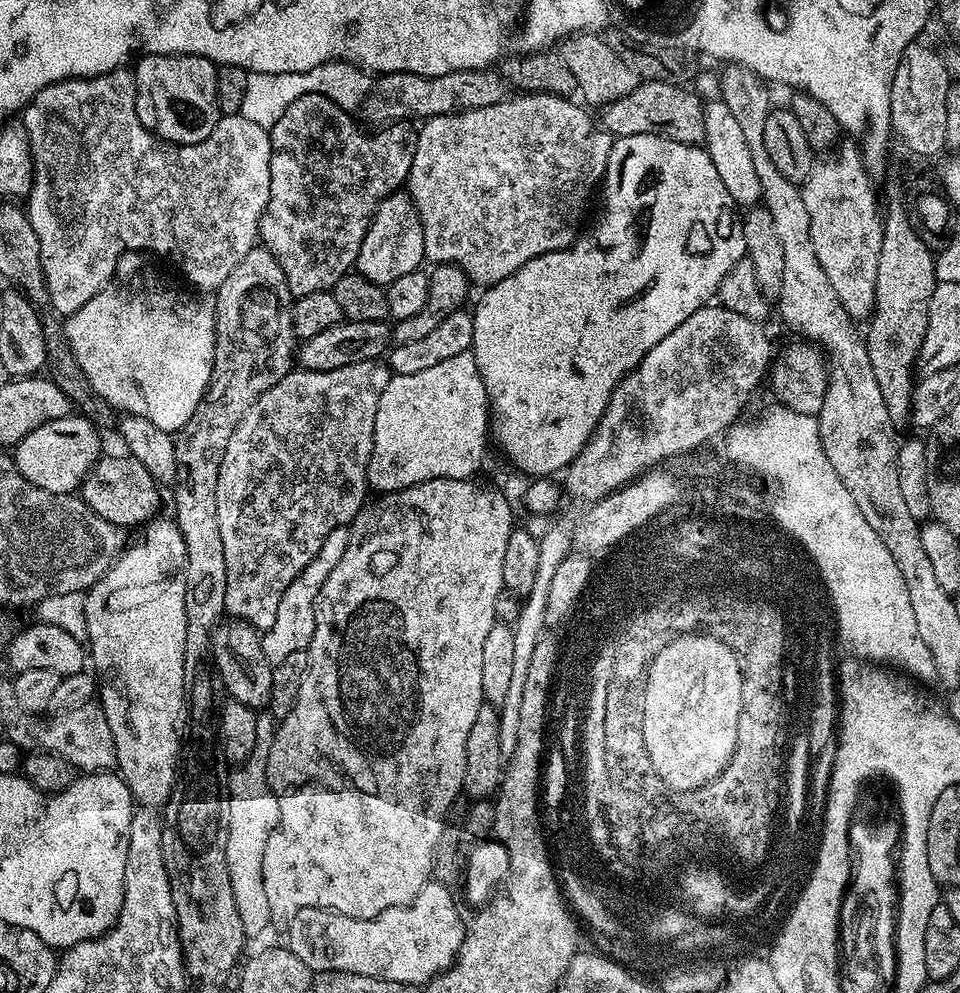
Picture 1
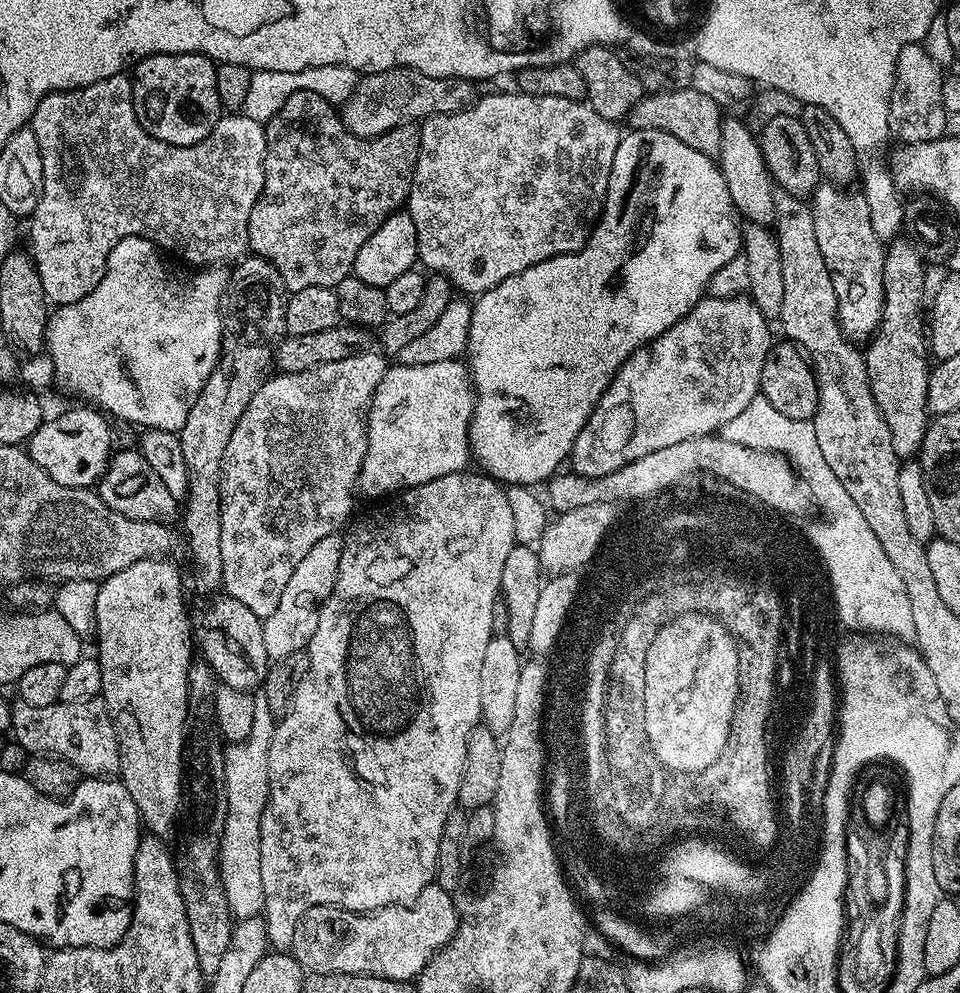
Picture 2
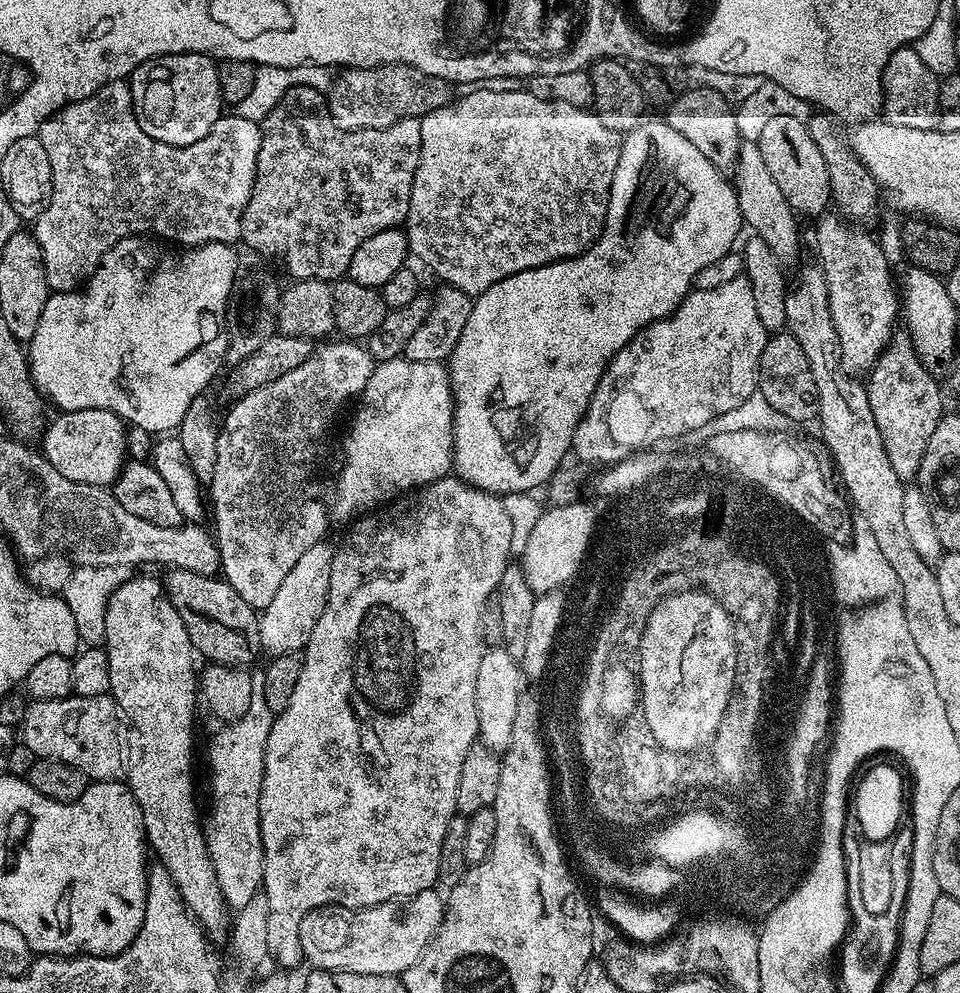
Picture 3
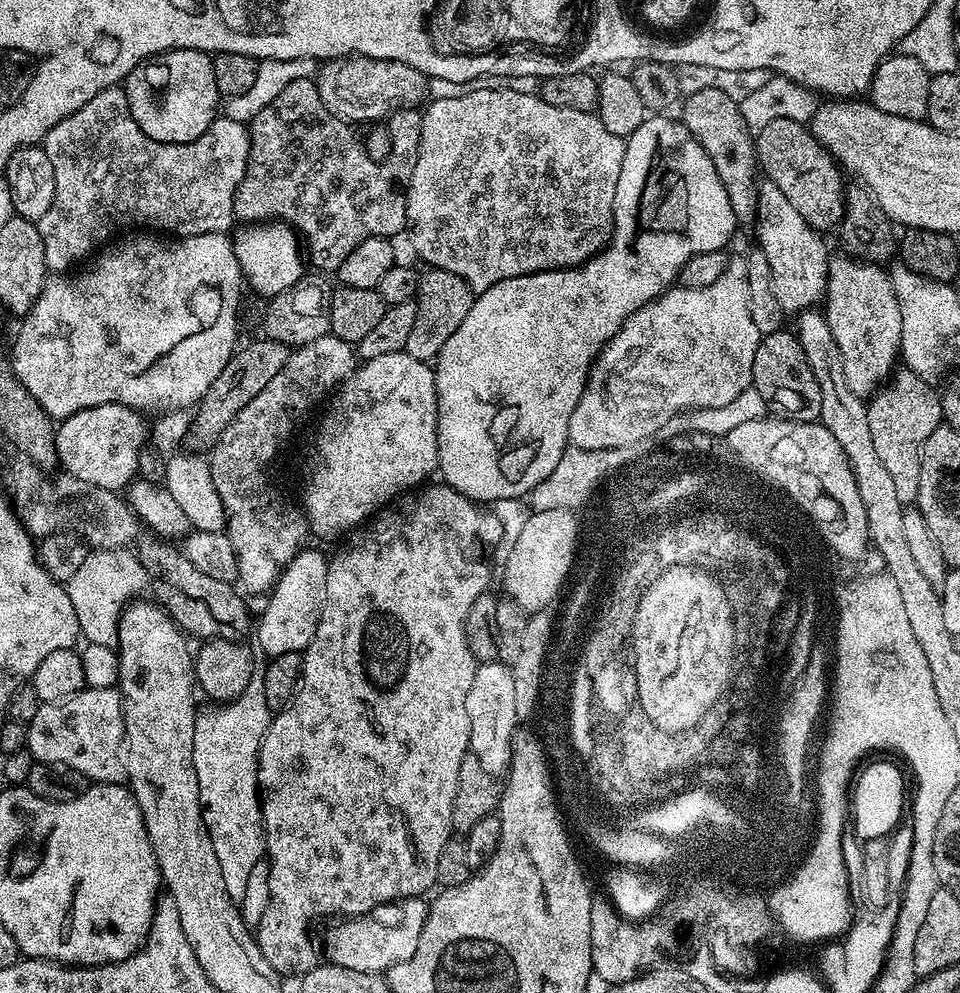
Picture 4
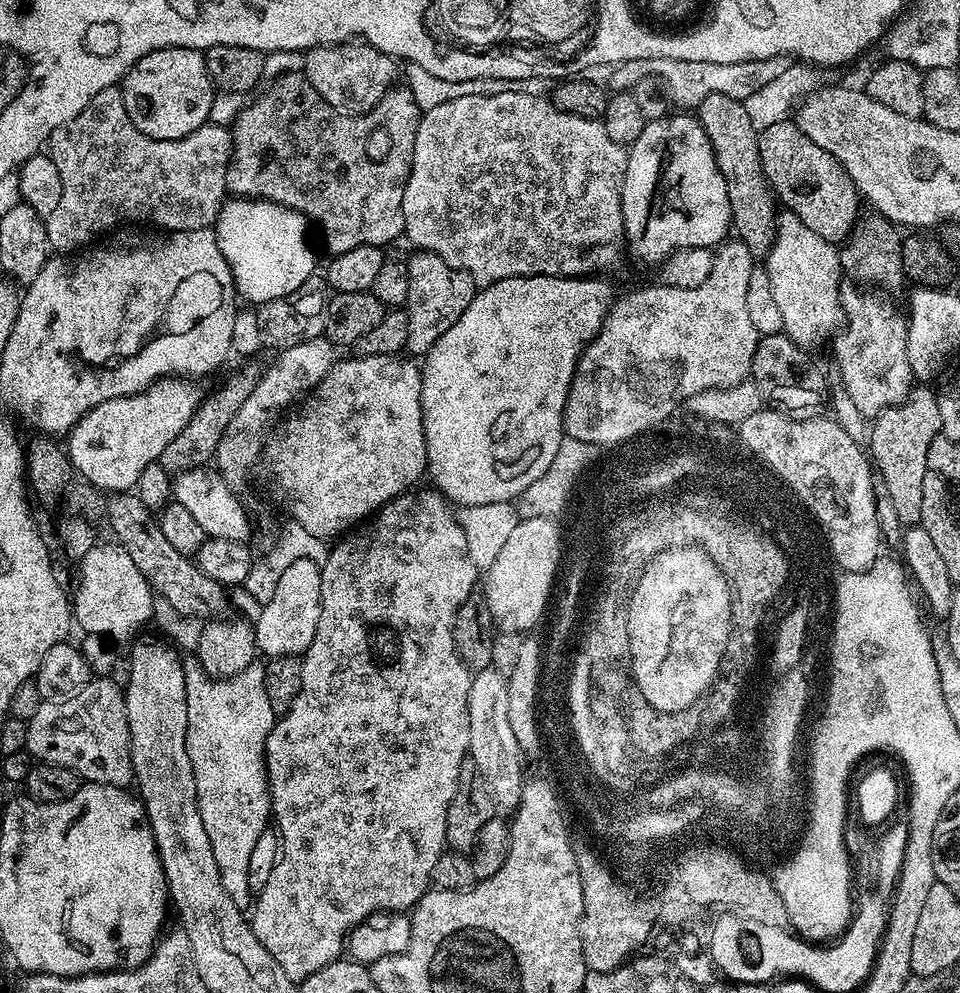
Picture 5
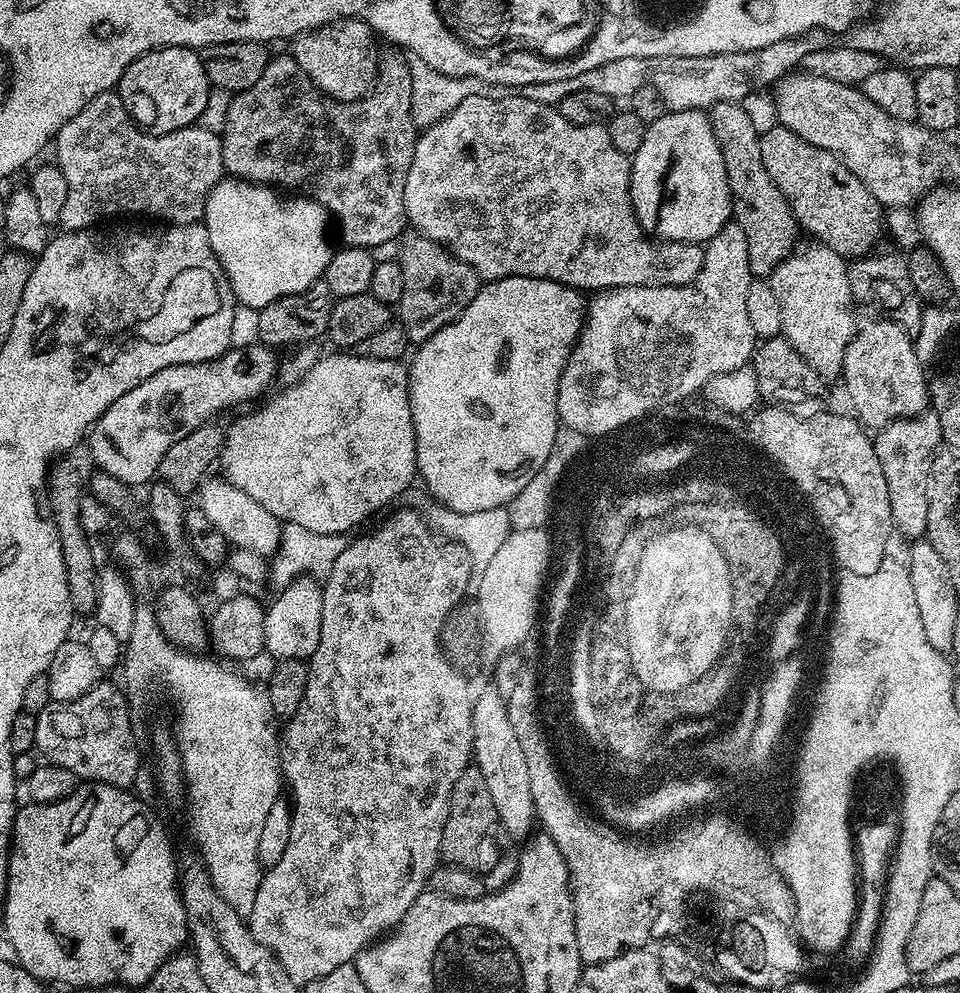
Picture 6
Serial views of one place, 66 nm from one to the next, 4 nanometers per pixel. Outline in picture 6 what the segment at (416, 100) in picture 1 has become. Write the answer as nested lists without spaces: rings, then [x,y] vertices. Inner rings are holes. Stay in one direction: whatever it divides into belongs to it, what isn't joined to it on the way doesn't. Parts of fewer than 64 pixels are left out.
[[[353,18],[327,24],[326,27],[316,28],[312,32],[303,32],[291,41],[290,54],[310,78],[310,82],[314,82],[314,86],[325,96],[341,102],[351,102],[363,100],[376,83],[378,59],[376,60],[375,42],[377,43],[368,23]]]

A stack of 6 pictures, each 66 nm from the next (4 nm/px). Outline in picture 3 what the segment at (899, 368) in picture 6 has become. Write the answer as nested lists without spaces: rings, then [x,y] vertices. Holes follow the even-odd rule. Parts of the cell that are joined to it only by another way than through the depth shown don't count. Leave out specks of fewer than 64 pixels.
[[[825,214],[815,221],[818,263],[824,269],[830,318],[834,318],[840,343],[840,367],[849,374],[864,374],[875,366],[897,327],[898,292],[892,289],[893,269],[886,262],[879,239],[842,215],[832,215]]]

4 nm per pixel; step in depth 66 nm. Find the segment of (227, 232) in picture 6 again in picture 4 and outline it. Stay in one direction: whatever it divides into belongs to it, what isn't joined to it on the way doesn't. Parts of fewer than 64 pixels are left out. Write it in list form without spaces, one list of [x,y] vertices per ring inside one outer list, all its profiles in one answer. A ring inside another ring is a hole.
[[[261,222],[239,230],[240,233],[232,236],[232,245],[240,263],[240,275],[247,287],[249,284],[258,295],[271,298],[282,294],[282,290],[290,290],[290,286],[294,286],[294,282],[305,275],[306,260],[302,255],[302,244],[289,225],[283,222]]]

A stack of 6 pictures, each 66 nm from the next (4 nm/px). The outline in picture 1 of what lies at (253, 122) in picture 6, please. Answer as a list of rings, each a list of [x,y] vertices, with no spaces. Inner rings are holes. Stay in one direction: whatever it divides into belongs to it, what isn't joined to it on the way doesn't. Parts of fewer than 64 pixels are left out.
[[[315,92],[314,94],[302,94],[302,98],[294,98],[290,106],[286,106],[284,113],[274,122],[270,130],[272,137],[272,153],[270,154],[270,202],[266,202],[266,210],[260,219],[259,243],[278,258],[278,266],[286,274],[286,282],[290,286],[293,297],[299,298],[306,294],[318,294],[330,292],[336,284],[349,272],[353,271],[358,258],[358,250],[362,250],[362,238],[366,238],[366,230],[372,221],[372,215],[378,210],[378,206],[390,194],[401,191],[407,185],[410,166],[414,162],[414,150],[416,149],[417,129],[408,122],[397,122],[381,127],[371,136],[363,132],[356,125],[356,120],[351,111],[338,107],[330,98]]]

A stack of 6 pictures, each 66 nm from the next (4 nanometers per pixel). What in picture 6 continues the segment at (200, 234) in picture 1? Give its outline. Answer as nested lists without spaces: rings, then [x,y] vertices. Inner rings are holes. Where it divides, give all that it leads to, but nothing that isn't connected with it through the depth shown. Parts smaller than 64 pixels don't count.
[[[116,90],[98,94],[98,98],[90,98],[90,102],[86,102],[86,106],[82,106],[82,110],[78,110],[78,114],[74,114],[74,118],[70,118],[70,122],[66,122],[66,126],[62,126],[62,130],[58,130],[54,141],[55,148],[55,163],[62,170],[62,174],[66,174],[66,206],[62,206],[62,214],[58,224],[61,229],[69,232],[77,232],[83,228],[99,225],[101,222],[107,221],[104,220],[107,216],[124,216],[127,212],[133,212],[136,216],[153,216],[156,219],[153,221],[163,222],[165,225],[194,224],[203,221],[204,207],[208,201],[208,196],[214,190],[216,183],[225,175],[224,163],[222,162],[222,146],[220,145],[220,136],[217,133],[199,126],[193,126],[182,130],[174,130],[170,134],[154,136],[132,121],[126,106],[122,102],[119,91]]]

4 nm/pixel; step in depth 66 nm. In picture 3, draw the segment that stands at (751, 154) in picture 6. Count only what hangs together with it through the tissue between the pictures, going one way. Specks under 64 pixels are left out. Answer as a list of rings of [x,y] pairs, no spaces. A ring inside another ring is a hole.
[[[689,87],[674,103],[667,105],[666,119],[682,138],[687,138],[693,146],[720,172],[733,171],[740,157],[740,124],[736,121],[737,109],[728,103],[722,94],[709,88]]]

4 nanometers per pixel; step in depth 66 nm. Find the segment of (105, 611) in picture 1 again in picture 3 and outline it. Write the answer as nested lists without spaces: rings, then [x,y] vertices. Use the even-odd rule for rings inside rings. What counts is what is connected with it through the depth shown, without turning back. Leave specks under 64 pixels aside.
[[[133,575],[114,590],[106,606],[105,624],[102,647],[110,662],[110,695],[126,729],[126,783],[142,810],[147,847],[151,851],[153,848],[155,859],[170,870],[170,878],[174,878],[193,920],[213,941],[223,941],[230,932],[230,909],[222,898],[218,874],[214,874],[202,816],[196,813],[196,788],[192,785],[192,723],[196,720],[196,700],[198,704],[198,667],[192,661],[190,634],[186,634],[186,626],[182,626],[182,618],[178,618],[178,610],[174,610],[163,583],[152,576]]]

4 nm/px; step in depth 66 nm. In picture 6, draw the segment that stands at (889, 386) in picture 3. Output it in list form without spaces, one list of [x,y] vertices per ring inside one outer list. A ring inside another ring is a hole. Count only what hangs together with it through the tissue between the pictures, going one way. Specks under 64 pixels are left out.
[[[925,410],[921,416],[905,416],[875,433],[874,443],[878,462],[882,462],[882,474],[886,474],[886,490],[890,494],[890,514],[897,533],[909,536],[915,542],[928,531],[928,483],[930,470],[937,452],[942,448],[940,423],[935,412]]]

